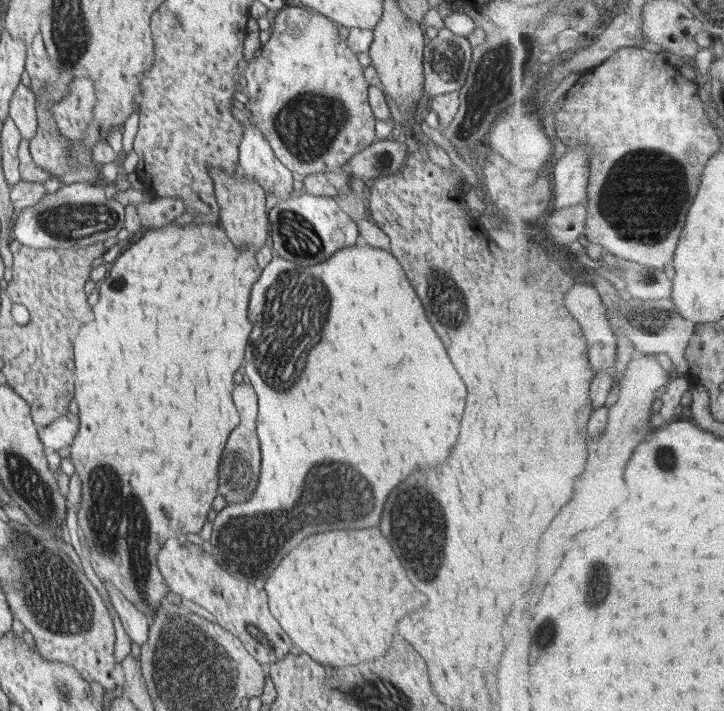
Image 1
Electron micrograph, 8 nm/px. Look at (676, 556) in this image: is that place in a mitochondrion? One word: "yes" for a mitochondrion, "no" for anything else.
no

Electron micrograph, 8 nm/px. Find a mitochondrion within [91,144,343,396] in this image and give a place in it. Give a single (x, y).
(299, 237)

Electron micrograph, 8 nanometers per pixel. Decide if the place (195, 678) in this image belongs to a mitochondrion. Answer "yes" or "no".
yes

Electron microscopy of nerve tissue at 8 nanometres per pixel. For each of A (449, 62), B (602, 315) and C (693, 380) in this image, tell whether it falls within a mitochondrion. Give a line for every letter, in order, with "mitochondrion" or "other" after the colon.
A: mitochondrion
B: other
C: other

